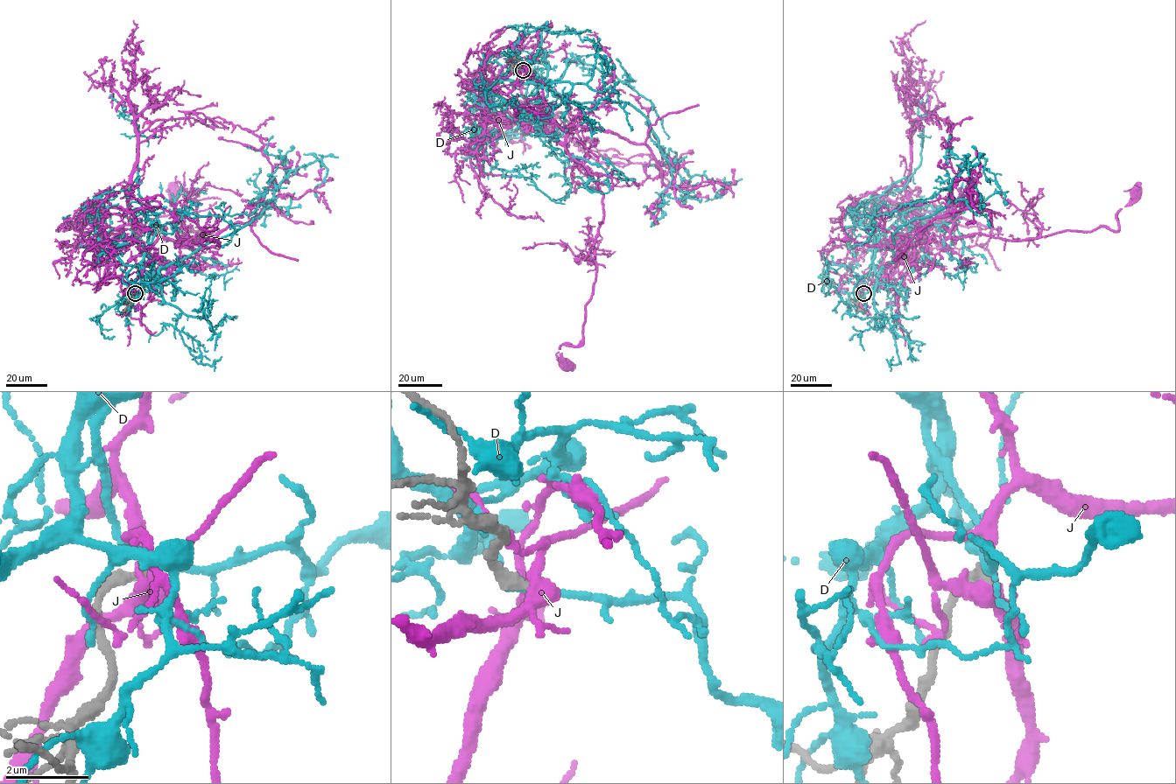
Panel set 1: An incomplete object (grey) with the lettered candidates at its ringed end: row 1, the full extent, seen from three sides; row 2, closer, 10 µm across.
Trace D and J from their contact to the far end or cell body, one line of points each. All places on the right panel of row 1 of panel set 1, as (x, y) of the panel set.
D: (862, 292), (873, 267), (876, 276), (892, 261), (893, 234), (947, 204), (967, 159), (981, 202)
J: (863, 293), (930, 241), (915, 244), (929, 223), (970, 203), (945, 125)

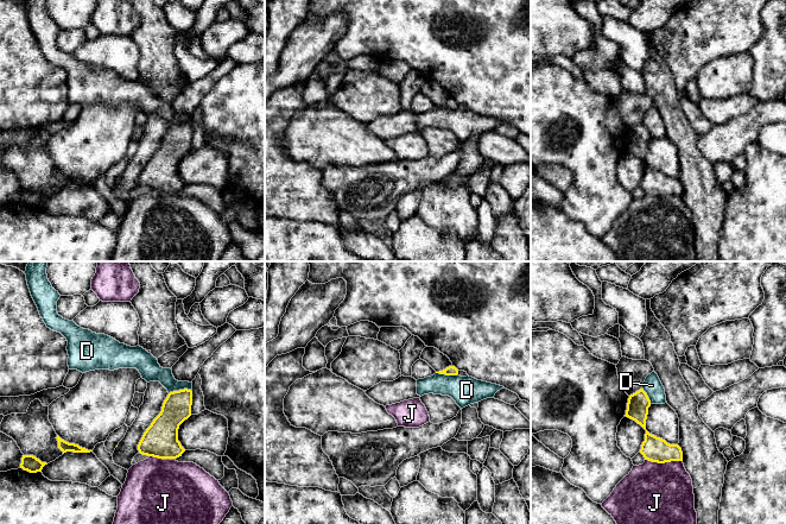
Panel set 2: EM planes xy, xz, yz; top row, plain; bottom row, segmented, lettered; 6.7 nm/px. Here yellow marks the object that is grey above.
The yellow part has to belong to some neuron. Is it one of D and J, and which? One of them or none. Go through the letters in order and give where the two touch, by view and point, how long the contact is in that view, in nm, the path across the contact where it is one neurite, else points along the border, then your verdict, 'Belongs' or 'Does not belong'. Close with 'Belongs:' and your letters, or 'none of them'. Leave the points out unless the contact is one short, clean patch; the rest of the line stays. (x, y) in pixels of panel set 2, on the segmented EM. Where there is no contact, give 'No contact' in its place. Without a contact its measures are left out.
D: Touches yellow at xy (179, 390). Shared border 160 nm. Boundary: xy (191, 390), (173, 390), (169, 393). Does not belong
J: Touches yellow at yz (664, 462). Shared border 260 nm. Does not belong
Belongs: none of them

